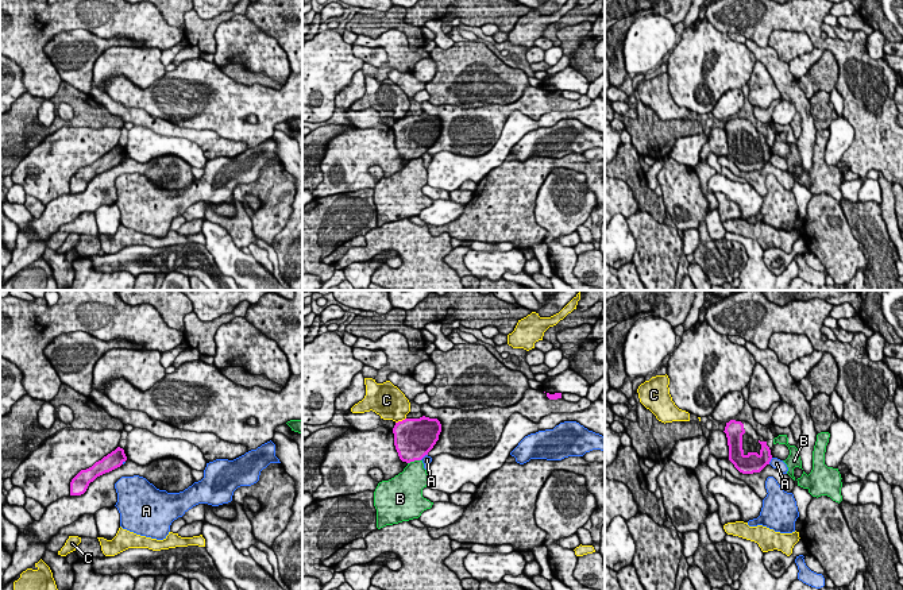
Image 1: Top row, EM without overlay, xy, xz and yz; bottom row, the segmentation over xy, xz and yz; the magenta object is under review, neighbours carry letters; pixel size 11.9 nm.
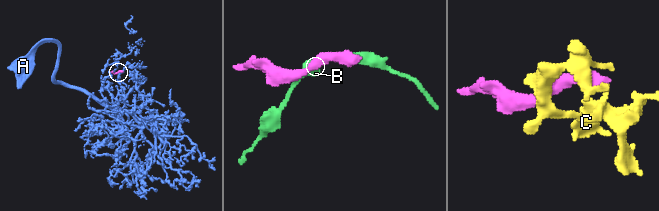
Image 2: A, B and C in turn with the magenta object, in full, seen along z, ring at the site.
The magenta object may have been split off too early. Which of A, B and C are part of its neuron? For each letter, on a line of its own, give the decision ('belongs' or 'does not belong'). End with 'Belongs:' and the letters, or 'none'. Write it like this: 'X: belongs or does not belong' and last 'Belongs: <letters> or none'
A: does not belong
B: does not belong
C: does not belong
Belongs: none

